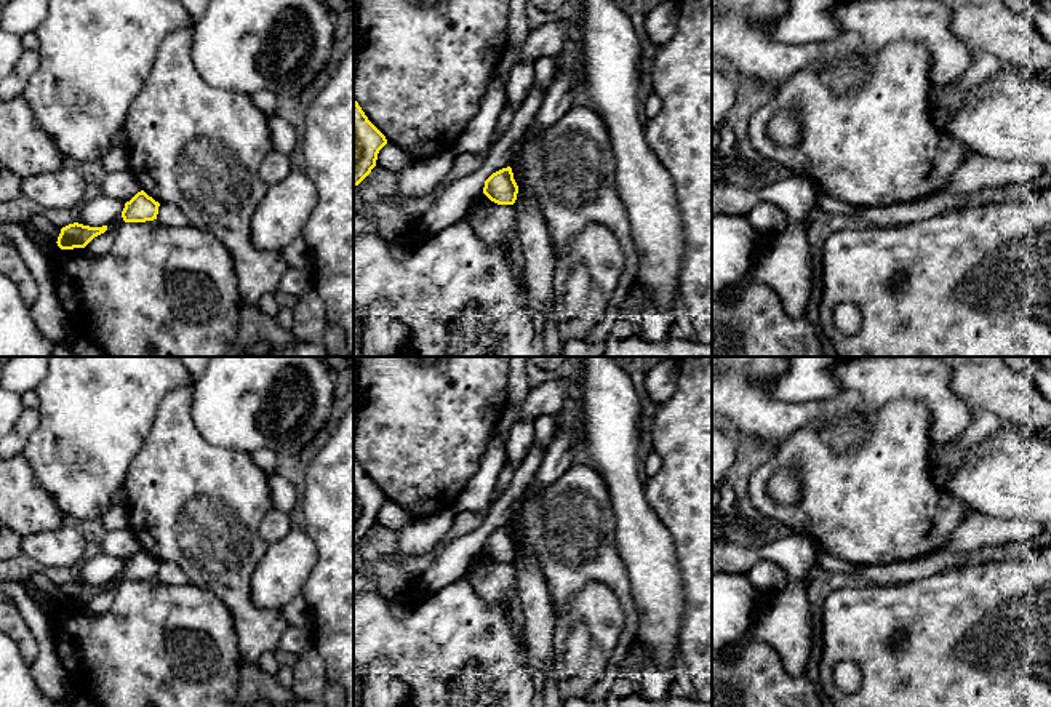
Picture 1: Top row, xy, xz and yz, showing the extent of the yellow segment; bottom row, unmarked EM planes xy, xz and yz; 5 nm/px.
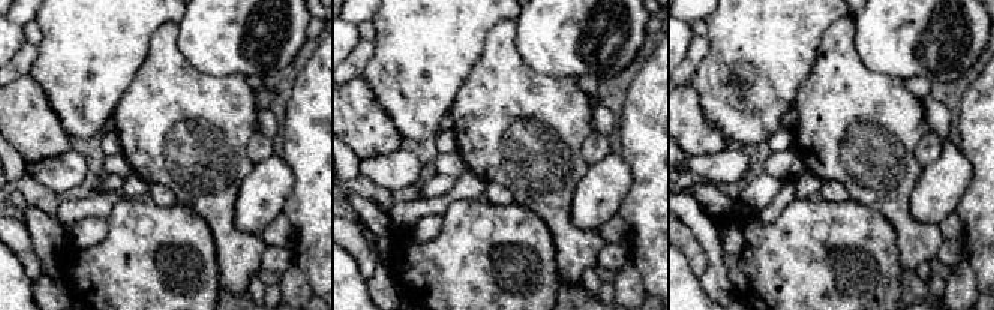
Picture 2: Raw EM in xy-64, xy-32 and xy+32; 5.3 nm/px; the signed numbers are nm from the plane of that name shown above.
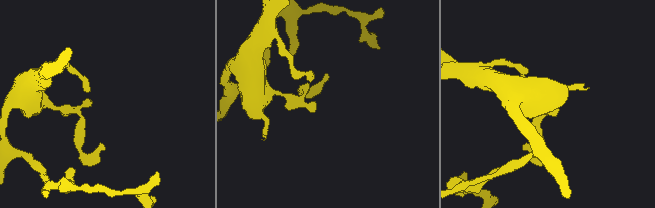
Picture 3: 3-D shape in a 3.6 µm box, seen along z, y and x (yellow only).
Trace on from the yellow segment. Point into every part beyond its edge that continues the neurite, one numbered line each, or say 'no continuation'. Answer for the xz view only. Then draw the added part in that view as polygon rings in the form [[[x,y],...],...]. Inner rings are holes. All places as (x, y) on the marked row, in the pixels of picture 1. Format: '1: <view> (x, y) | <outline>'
no continuation

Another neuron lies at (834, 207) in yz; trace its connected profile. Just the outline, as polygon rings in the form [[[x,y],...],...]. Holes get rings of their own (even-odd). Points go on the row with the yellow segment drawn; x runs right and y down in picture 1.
[[[824,192],[819,195],[816,206],[835,219],[843,219],[859,210],[859,206],[833,198]]]

